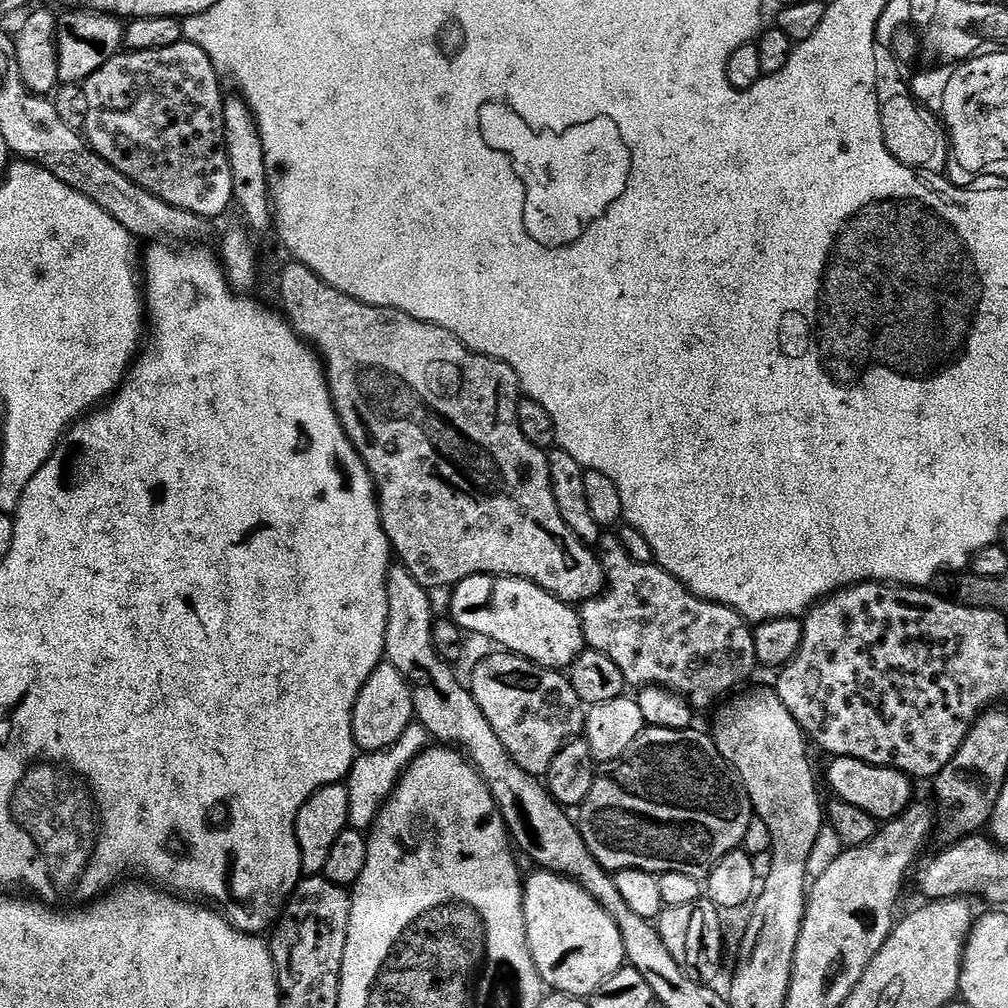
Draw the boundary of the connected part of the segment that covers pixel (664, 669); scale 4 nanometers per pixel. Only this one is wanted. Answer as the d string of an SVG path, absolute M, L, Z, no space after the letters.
M613 546L602 556L602 560L606 587L579 605L580 626L584 631L585 645L593 652L606 654L610 662L622 670L629 685L658 684L671 692L677 692L693 709L711 709L717 702L735 693L741 687L739 684L758 668L753 629L749 621L733 608L715 604L712 600L703 600L659 564L636 562L622 547Z

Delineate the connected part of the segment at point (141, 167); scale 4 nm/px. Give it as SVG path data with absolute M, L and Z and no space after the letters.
M181 42L158 50L121 51L119 54L110 57L97 72L90 74L90 78L85 80L82 85L84 100L88 103L88 109L84 112L82 135L87 140L88 145L102 159L110 162L110 166L114 166L114 170L126 174L126 178L130 178L130 182L142 186L142 190L150 190L150 194L162 198L162 202L166 202L170 206L178 206L182 210L201 218L220 216L234 202L231 166L228 162L227 150L224 148L223 106L226 96L225 93L220 93L220 84L222 85L222 78L217 75L216 68L213 67L210 58L196 45Z

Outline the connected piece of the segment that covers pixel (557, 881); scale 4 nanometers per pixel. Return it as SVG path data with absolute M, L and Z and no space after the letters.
M536 870L522 884L524 927L541 928L545 936L529 939L534 966L552 992L588 998L626 964L622 934L611 916L588 891L567 876Z

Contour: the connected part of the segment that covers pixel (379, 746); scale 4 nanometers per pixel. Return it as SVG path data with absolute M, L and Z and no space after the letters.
M382 662L368 675L368 681L360 687L356 703L352 705L352 736L357 749L365 753L391 749L404 736L408 723L413 723L412 692L408 683L392 664Z

